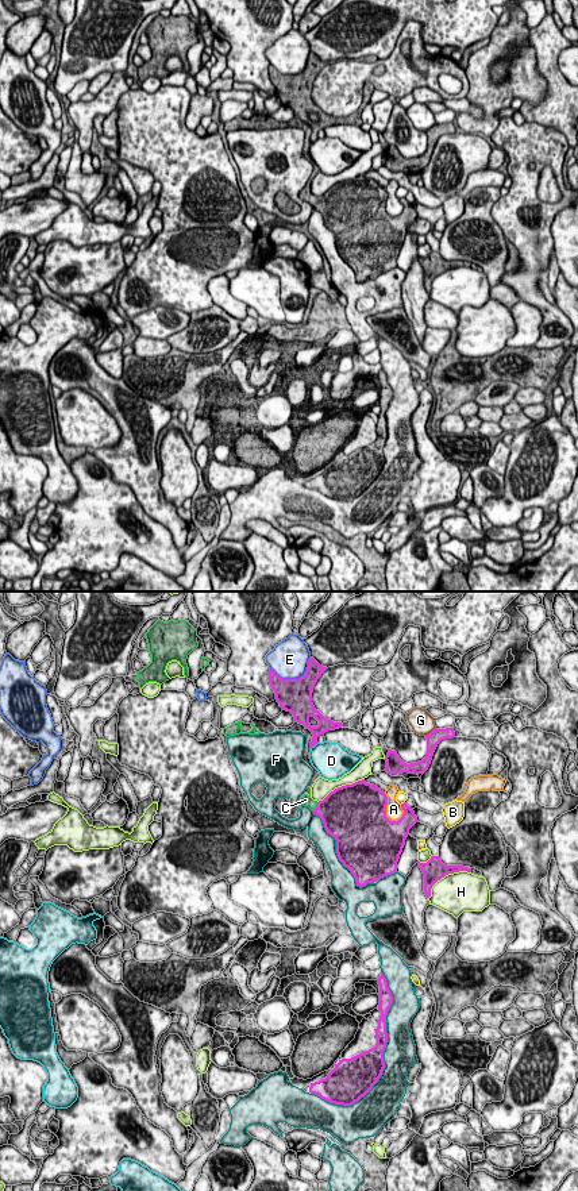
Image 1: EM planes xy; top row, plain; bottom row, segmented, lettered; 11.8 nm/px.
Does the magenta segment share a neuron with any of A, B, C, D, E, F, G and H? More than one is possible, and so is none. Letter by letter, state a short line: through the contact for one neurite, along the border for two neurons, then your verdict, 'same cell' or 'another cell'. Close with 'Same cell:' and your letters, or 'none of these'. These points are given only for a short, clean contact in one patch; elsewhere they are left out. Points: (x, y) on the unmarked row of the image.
A: another cell
B: another cell
C: xy (338, 205), (318, 201), (305, 195) | same cell
D: another cell
E: another cell
F: another cell
G: xy (435, 123), (426, 131) | another cell
H: another cell
Same cell: C

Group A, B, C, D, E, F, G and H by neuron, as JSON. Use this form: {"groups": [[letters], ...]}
{"groups": [["A"], ["B"], ["C"], ["D"], ["E"], ["F"], ["G"], ["H"]]}

